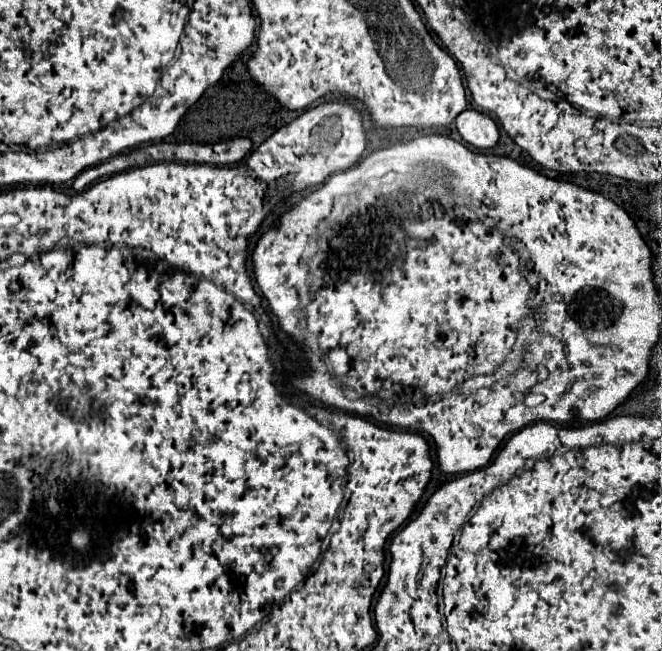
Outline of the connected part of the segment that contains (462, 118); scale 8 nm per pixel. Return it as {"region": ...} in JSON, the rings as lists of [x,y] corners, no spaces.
{"region":[[[473,109],[461,111],[455,119],[455,125],[461,137],[467,143],[475,145],[477,149],[491,149],[497,145],[499,131],[497,131],[495,121],[479,111],[473,111]]]}

